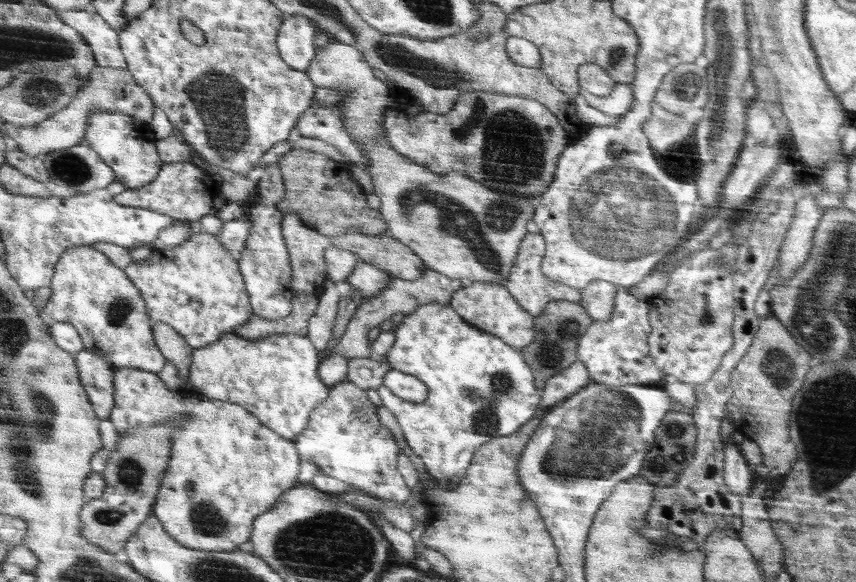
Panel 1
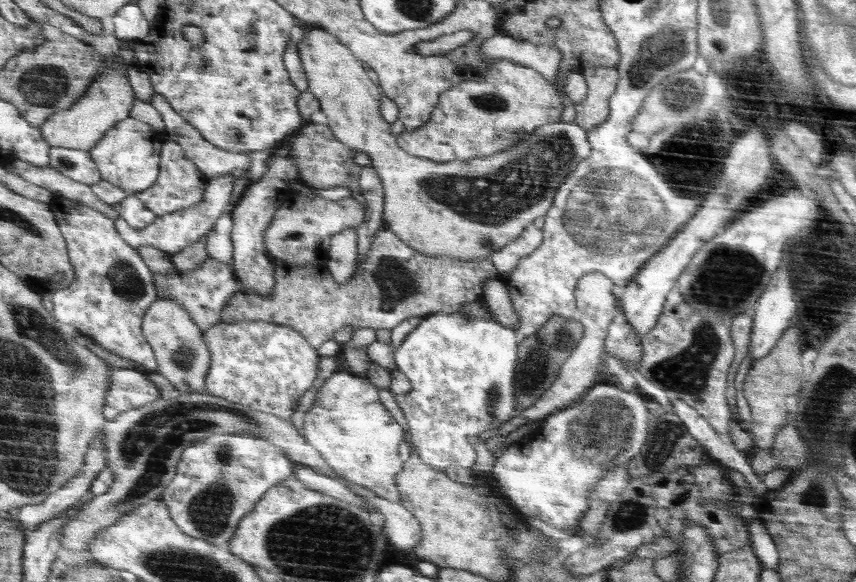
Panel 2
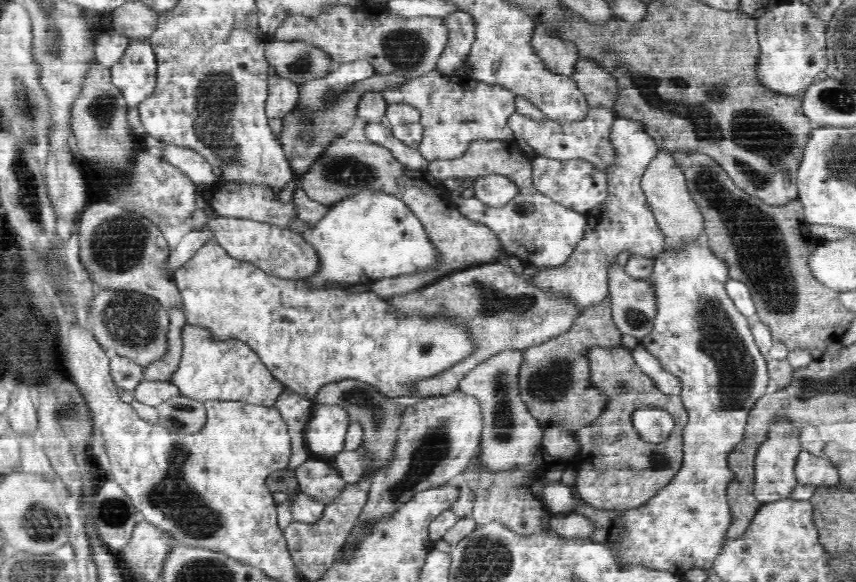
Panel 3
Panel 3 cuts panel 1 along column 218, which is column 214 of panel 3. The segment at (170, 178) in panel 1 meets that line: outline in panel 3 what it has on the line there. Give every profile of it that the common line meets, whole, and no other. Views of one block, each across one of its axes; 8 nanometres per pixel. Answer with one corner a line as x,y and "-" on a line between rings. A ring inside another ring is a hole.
221,177
202,186
202,198
217,216
248,218
293,230
299,220
297,204
293,200
280,202
279,191
280,189
272,184
246,184
245,181
226,180

